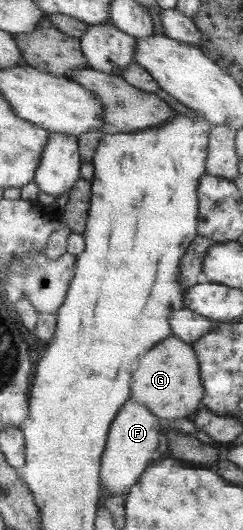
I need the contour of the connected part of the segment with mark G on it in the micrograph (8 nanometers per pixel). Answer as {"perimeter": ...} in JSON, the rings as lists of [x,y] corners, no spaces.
{"perimeter":[[[175,335],[159,343],[140,357],[139,367],[132,379],[132,398],[145,403],[163,421],[186,418],[196,413],[205,397],[205,387],[199,377],[199,361],[191,344]]]}

